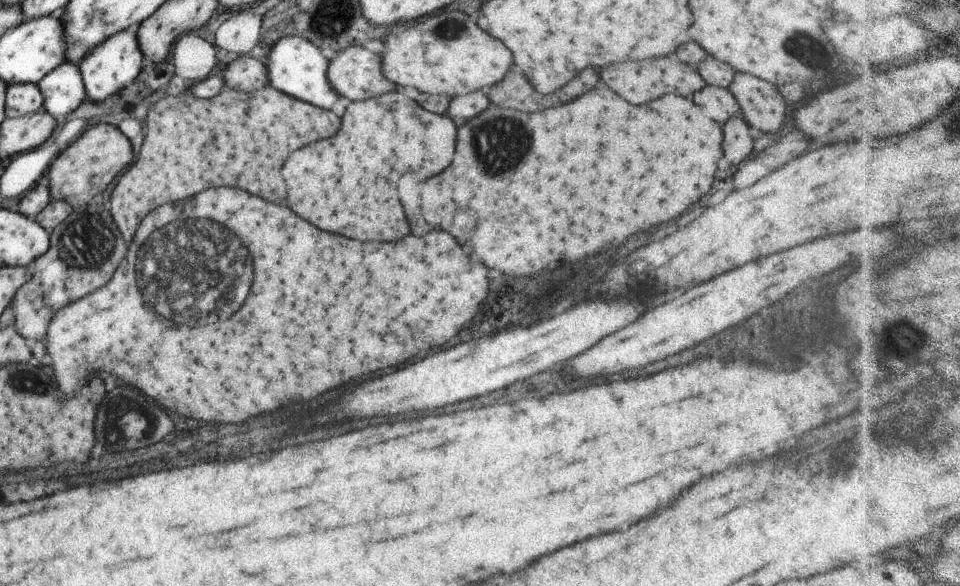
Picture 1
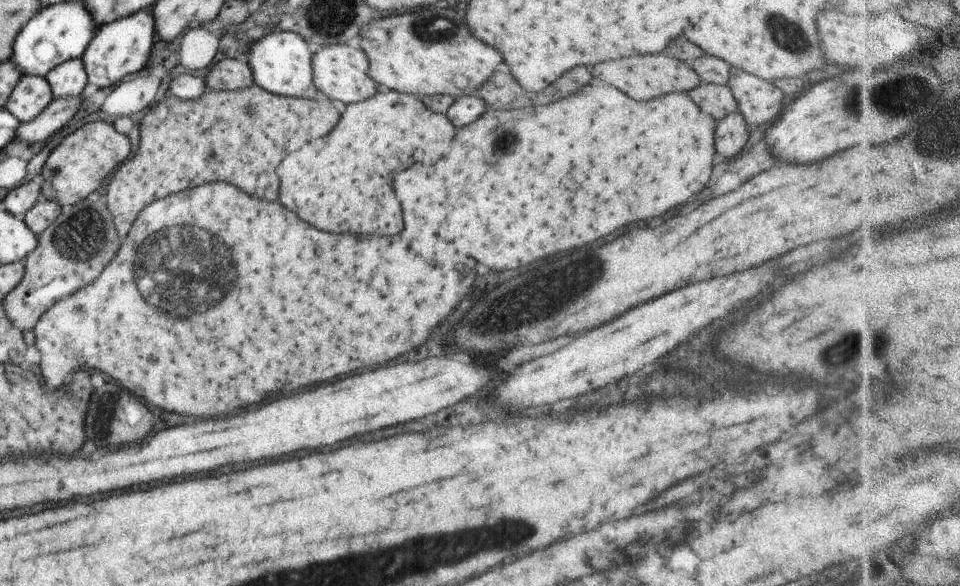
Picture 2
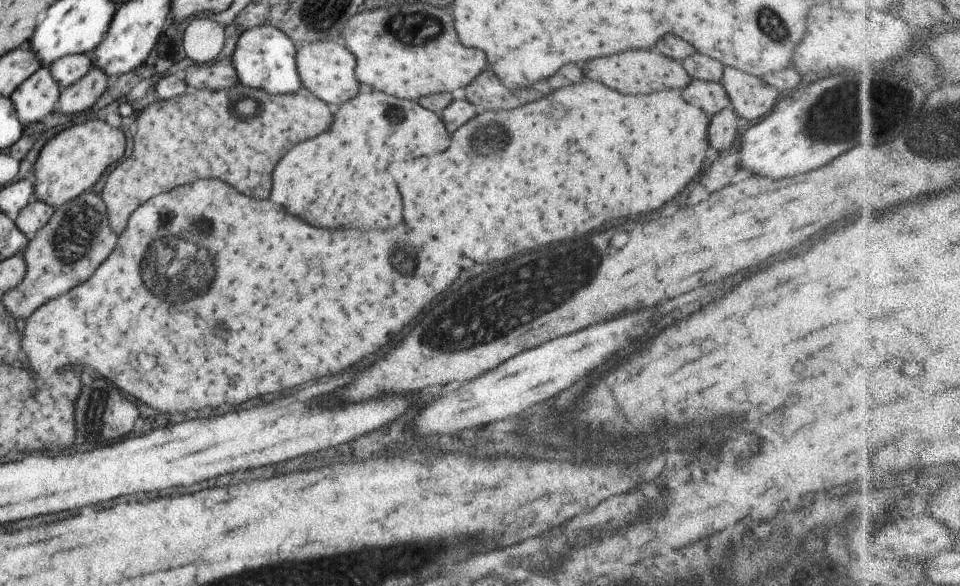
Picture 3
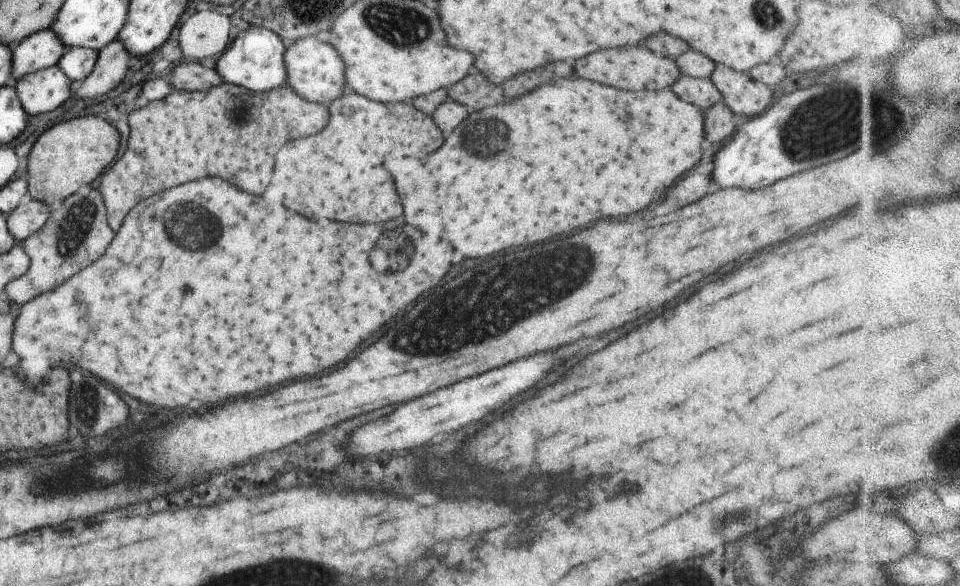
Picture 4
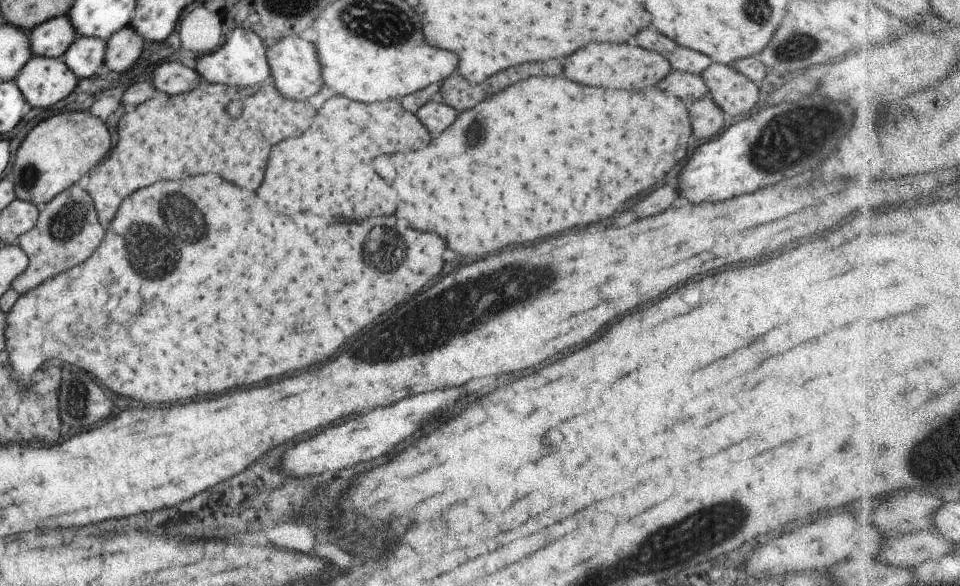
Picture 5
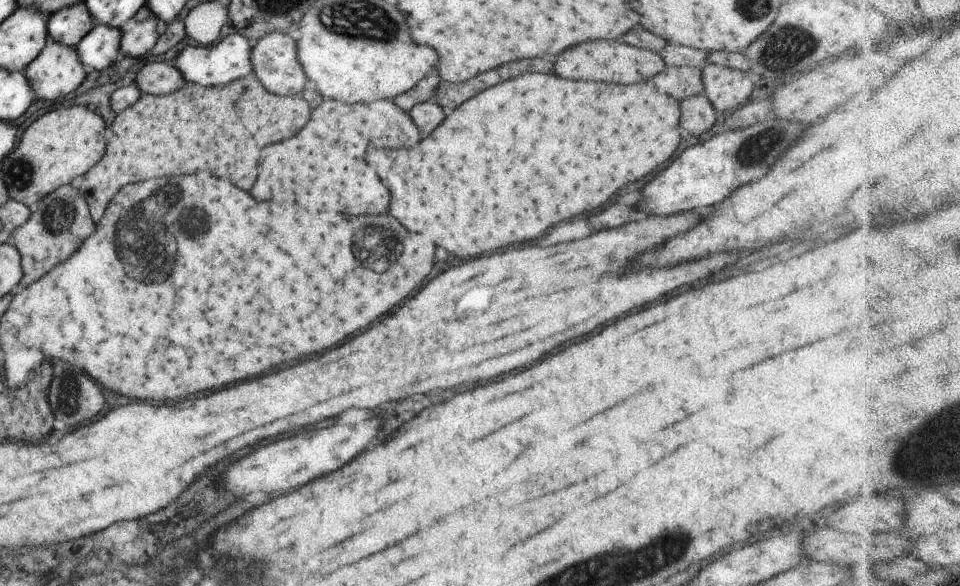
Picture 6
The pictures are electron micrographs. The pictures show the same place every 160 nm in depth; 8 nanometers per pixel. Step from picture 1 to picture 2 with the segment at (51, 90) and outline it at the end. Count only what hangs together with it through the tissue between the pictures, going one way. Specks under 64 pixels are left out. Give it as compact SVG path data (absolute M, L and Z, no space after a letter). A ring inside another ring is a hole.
M81 58L59 64L45 78L51 86L54 99L80 95L89 82Z

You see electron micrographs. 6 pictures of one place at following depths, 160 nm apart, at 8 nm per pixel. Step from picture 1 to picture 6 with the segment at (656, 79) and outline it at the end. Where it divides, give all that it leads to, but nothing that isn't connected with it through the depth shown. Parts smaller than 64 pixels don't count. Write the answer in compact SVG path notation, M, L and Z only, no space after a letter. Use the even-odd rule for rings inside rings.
M596 40L596 42L584 42L584 44L578 44L576 48L564 50L558 56L558 60L554 64L554 70L556 70L558 76L572 78L572 80L582 80L582 76L584 76L584 80L634 84L634 82L642 82L642 80L652 78L658 72L662 72L664 62L652 50L628 46L628 44L616 42L616 40Z

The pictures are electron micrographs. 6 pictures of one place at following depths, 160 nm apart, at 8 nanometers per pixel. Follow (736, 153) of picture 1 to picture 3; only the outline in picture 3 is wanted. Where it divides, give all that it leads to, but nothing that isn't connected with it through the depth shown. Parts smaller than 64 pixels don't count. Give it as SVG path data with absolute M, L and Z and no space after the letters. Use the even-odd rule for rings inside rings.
M732 106L723 108L710 117L708 126L708 142L716 150L728 150L736 142L738 136L738 115Z

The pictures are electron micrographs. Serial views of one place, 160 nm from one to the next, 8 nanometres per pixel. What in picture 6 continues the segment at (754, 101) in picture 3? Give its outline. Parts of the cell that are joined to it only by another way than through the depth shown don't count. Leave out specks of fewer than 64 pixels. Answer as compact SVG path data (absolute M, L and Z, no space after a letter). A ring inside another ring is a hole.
M709 64L701 69L703 93L718 112L731 113L745 105L754 90L746 71Z

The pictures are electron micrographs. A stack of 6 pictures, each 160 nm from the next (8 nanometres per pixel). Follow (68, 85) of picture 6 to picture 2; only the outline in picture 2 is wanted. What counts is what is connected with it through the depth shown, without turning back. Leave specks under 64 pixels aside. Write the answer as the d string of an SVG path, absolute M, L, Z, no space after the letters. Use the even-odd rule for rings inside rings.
M24 75L14 87L5 107L21 122L34 120L52 101L53 92L45 77Z

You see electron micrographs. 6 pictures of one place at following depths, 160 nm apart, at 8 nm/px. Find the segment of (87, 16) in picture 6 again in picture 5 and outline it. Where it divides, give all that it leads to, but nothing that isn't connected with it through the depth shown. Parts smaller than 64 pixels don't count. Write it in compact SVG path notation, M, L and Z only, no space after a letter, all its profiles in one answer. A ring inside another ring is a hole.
M62 15L34 27L30 31L31 49L34 55L61 57L78 38L68 15Z

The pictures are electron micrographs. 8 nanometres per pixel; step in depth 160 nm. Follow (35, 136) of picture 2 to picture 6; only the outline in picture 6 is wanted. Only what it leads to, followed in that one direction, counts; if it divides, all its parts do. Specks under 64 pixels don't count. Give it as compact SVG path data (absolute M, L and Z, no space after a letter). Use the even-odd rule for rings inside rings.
M146 4L139 11L121 25L122 56L142 56L152 50L158 38L164 34L159 18Z

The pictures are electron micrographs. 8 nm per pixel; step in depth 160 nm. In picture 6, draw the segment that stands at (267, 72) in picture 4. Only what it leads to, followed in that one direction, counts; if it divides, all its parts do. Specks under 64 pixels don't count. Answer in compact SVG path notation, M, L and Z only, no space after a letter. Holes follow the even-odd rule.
M233 34L225 37L221 42L218 42L218 44L208 45L207 47L203 47L202 45L188 45L176 57L175 67L188 82L202 84L202 86L222 86L222 84L228 84L228 82L253 74L253 66L251 63L253 43L253 40L248 40L244 35Z

